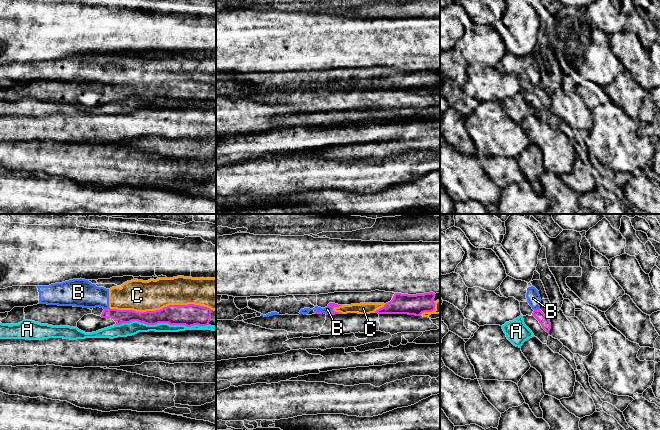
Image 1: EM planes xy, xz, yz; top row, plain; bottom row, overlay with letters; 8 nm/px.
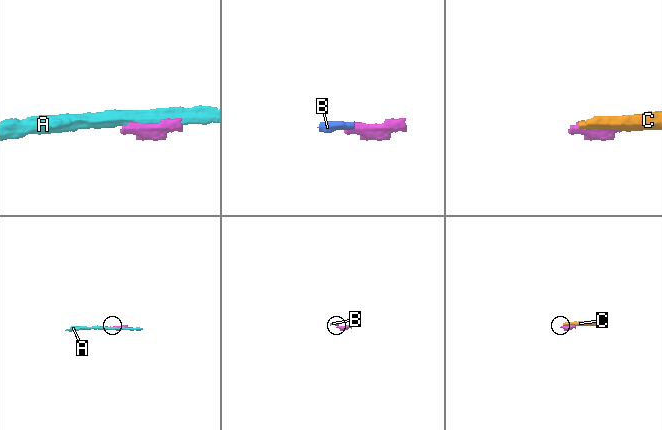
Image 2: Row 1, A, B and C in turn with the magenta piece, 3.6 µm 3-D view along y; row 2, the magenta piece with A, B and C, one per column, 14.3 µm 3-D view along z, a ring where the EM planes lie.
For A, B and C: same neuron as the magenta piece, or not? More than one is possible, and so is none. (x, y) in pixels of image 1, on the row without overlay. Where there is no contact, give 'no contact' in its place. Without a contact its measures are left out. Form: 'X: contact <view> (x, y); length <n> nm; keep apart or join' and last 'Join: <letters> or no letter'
A: contact xy (161, 98); length 750 nm; keep apart
B: contact yz (536, 86); length 50 nm; keep apart
C: contact xy (160, 85); length 800 nm; keep apart
Join: no letter

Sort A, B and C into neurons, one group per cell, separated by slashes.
A / B C

